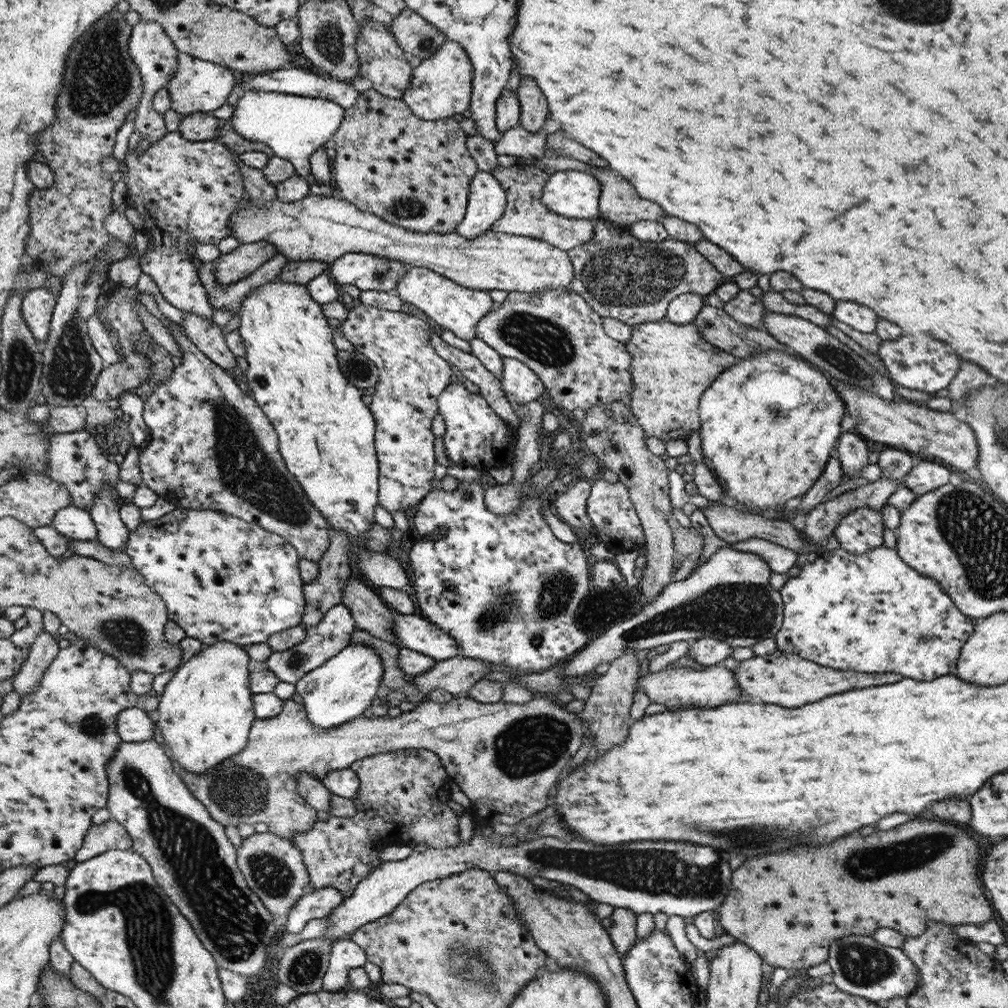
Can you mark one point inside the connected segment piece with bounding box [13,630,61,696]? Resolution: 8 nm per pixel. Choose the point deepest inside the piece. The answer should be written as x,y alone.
43,651

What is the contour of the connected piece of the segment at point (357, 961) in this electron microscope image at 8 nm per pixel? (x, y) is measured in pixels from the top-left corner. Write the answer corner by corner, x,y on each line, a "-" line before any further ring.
342,938
333,942
329,967
322,979
324,991
338,992
348,987
348,972
363,967
367,963
365,950
351,938

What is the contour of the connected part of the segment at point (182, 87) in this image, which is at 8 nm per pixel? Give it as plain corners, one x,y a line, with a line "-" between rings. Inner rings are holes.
178,50
178,70
170,80
167,89
172,99
171,109
180,115
191,115
197,112
210,113
224,105
236,86
236,76
230,69
212,61
202,60
191,54

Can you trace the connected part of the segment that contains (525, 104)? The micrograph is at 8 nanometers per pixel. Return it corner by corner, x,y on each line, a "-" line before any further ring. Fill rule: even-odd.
521,79
517,91
521,103
520,125
530,132
538,132
545,127
549,106
544,94
534,80

